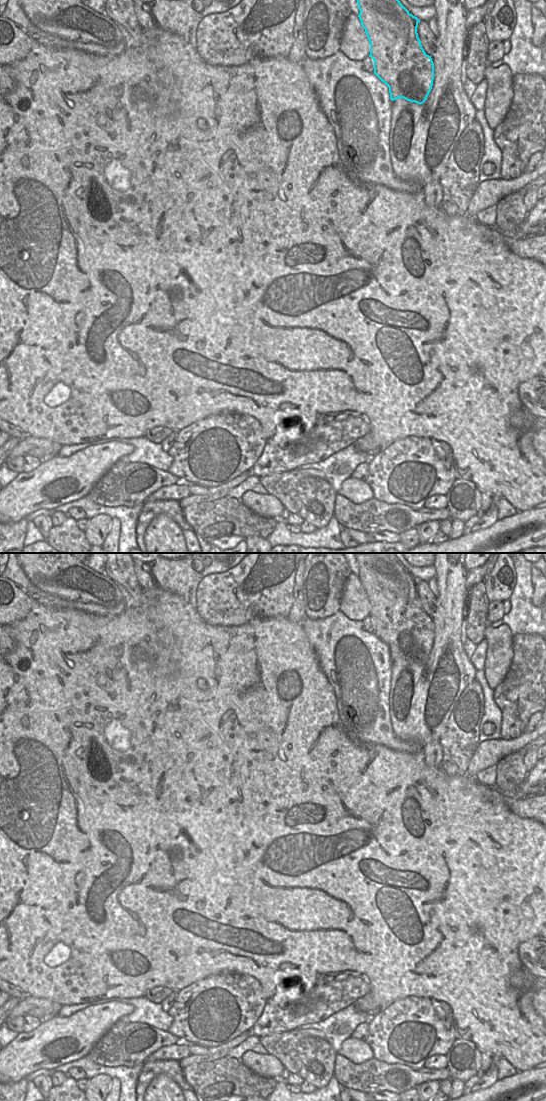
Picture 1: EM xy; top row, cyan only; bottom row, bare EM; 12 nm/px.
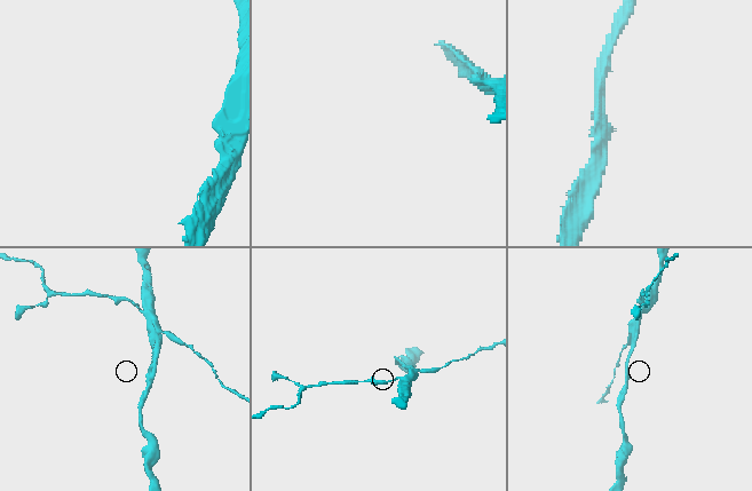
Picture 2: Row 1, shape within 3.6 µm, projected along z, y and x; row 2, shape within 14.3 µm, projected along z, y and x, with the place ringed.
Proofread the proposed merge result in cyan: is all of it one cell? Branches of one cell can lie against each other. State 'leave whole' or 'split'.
split

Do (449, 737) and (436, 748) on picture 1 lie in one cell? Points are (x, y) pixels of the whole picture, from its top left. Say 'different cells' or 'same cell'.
different cells

